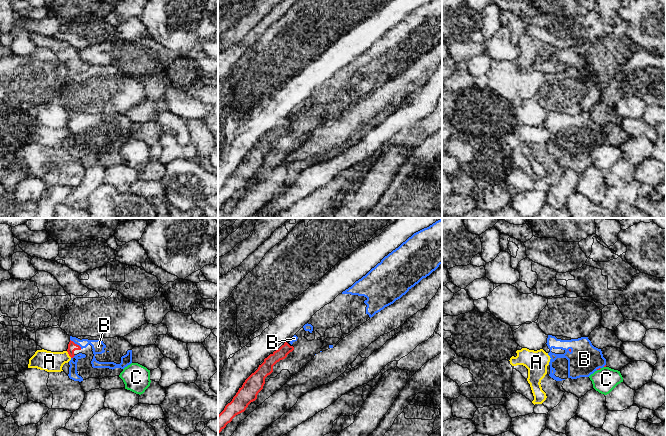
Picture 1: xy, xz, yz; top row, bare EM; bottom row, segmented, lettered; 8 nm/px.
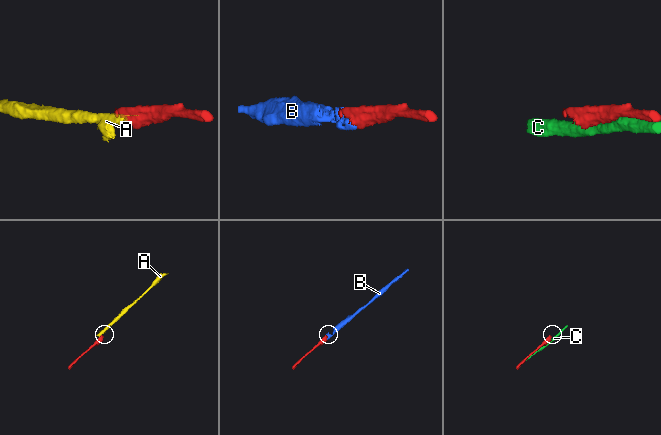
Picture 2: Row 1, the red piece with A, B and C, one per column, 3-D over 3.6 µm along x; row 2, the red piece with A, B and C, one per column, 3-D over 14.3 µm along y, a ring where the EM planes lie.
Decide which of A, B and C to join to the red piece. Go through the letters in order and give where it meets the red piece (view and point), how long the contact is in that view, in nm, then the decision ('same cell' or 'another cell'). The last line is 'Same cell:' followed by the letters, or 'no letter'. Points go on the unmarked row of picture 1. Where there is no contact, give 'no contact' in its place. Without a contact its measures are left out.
A: xy (68, 129) | 70 nm | another cell
B: xy (76, 120) | 120 nm | same cell
C: yz (599, 145) | 40 nm | another cell
Same cell: B

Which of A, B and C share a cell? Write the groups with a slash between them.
A / B / C

